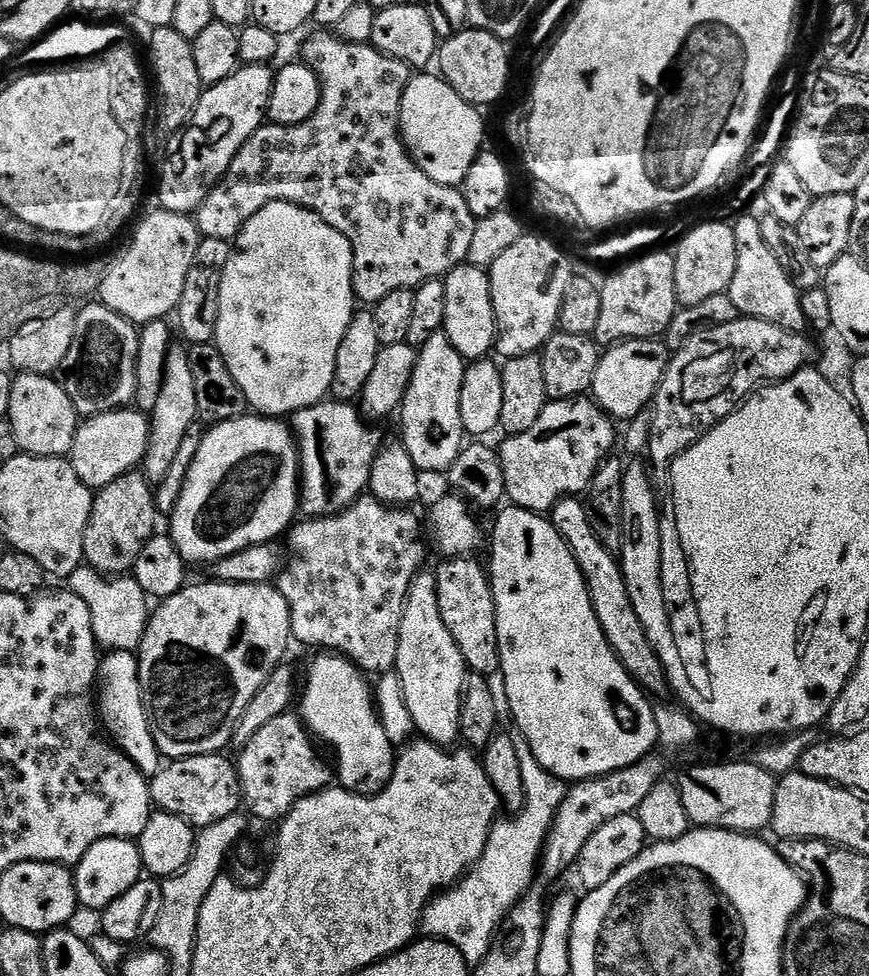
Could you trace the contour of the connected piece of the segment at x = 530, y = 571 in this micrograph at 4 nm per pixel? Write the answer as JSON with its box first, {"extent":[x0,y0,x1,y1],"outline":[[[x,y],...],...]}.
{"extent":[490,506,659,782],"outline":[[[508,506],[508,509],[496,520],[492,528],[492,564],[490,563],[490,579],[492,593],[496,603],[496,621],[498,622],[498,646],[500,647],[499,675],[504,676],[504,696],[506,708],[512,711],[524,740],[528,743],[528,752],[538,758],[540,765],[550,774],[565,782],[592,780],[596,776],[605,776],[611,772],[622,770],[626,766],[634,766],[640,760],[653,755],[657,747],[659,732],[655,724],[653,701],[646,695],[643,688],[633,680],[632,676],[622,666],[616,652],[608,645],[606,634],[602,634],[602,626],[594,614],[594,606],[590,602],[588,587],[584,581],[582,570],[578,570],[578,562],[568,548],[567,542],[560,537],[558,530],[552,525],[551,519],[545,518],[539,512],[527,512],[525,508]]]}

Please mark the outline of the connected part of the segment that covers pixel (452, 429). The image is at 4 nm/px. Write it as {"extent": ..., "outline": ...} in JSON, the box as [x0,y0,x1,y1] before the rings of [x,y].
{"extent":[398,330,466,474],"outline":[[[443,330],[434,334],[434,338],[427,340],[418,351],[416,369],[413,377],[410,378],[404,402],[398,409],[401,436],[399,439],[410,454],[410,458],[414,458],[414,466],[420,469],[421,473],[440,472],[440,474],[444,474],[454,466],[458,454],[466,443],[466,433],[462,426],[462,382],[466,361],[463,356],[458,354],[458,350],[454,350],[450,338]]]}

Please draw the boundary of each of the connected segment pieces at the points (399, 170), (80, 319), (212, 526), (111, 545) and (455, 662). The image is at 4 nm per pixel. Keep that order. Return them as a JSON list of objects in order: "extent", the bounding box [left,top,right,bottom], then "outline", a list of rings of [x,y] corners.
[{"extent":[194,30,478,306],"outline":[[[320,30],[317,33],[317,36],[312,36],[305,42],[302,60],[309,68],[313,68],[316,71],[316,76],[320,79],[322,95],[318,110],[310,119],[301,124],[282,126],[281,124],[268,122],[265,123],[264,127],[259,128],[250,138],[250,142],[246,142],[246,146],[238,152],[222,183],[208,196],[199,212],[195,213],[194,219],[197,228],[200,230],[201,237],[209,236],[210,238],[232,242],[244,229],[246,222],[250,222],[250,218],[254,218],[254,214],[258,214],[258,210],[262,210],[267,204],[290,202],[291,204],[308,208],[314,214],[321,216],[327,224],[334,226],[334,230],[341,232],[350,242],[352,257],[354,258],[352,285],[356,291],[356,299],[361,305],[376,306],[380,303],[380,300],[394,291],[415,290],[422,287],[426,282],[439,280],[447,276],[450,270],[454,270],[458,265],[465,263],[471,254],[478,218],[472,213],[470,206],[466,206],[466,198],[460,188],[442,186],[438,182],[434,182],[434,178],[430,178],[430,174],[423,172],[412,161],[412,156],[408,152],[408,145],[404,143],[400,135],[402,94],[406,90],[408,81],[414,75],[413,69],[402,63],[401,60],[395,60],[386,54],[382,54],[377,48],[373,48],[371,43],[355,44],[349,40],[343,40],[338,34],[333,34],[328,30]]]},{"extent":[64,302,140,417],"outline":[[[88,302],[81,308],[84,309],[79,309],[76,318],[76,337],[70,354],[64,359],[64,389],[76,407],[77,417],[119,412],[135,401],[138,391],[136,367],[140,334],[137,325],[99,302]]]},{"extent":[170,414,300,562],"outline":[[[249,414],[230,422],[213,424],[207,431],[208,433],[203,433],[200,436],[198,454],[194,454],[194,462],[186,474],[186,482],[182,486],[182,494],[178,498],[176,509],[172,511],[170,517],[170,523],[172,523],[172,529],[170,529],[171,538],[178,546],[178,550],[183,554],[185,561],[188,562],[193,562],[192,560],[215,562],[227,556],[238,554],[238,550],[246,550],[250,546],[279,541],[293,527],[300,506],[300,445],[297,444],[291,427],[283,419]]]},{"extent":[84,470,158,576],"outline":[[[133,470],[110,482],[110,486],[95,493],[92,501],[92,513],[84,539],[85,561],[106,576],[131,573],[138,562],[138,554],[142,554],[142,546],[157,535],[156,520],[158,513],[154,485],[143,471]]]},{"extent":[394,571,470,746],"outline":[[[421,571],[410,588],[406,598],[406,610],[402,614],[402,630],[398,634],[398,658],[394,676],[400,679],[400,692],[404,695],[404,708],[412,719],[423,739],[432,744],[452,746],[460,740],[460,723],[464,706],[464,686],[468,683],[470,669],[462,658],[462,650],[458,650],[458,642],[450,638],[450,630],[446,630],[446,622],[442,622],[442,610],[438,610],[438,586],[436,577],[431,571]]]}]

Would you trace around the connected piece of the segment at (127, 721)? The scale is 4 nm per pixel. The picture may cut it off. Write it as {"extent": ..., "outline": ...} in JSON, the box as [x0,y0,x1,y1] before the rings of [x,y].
{"extent":[97,653,162,776],"outline":[[[107,653],[100,663],[97,689],[98,714],[107,735],[115,742],[140,771],[147,776],[157,774],[162,766],[162,757],[154,742],[141,692],[140,664],[135,653]]]}

